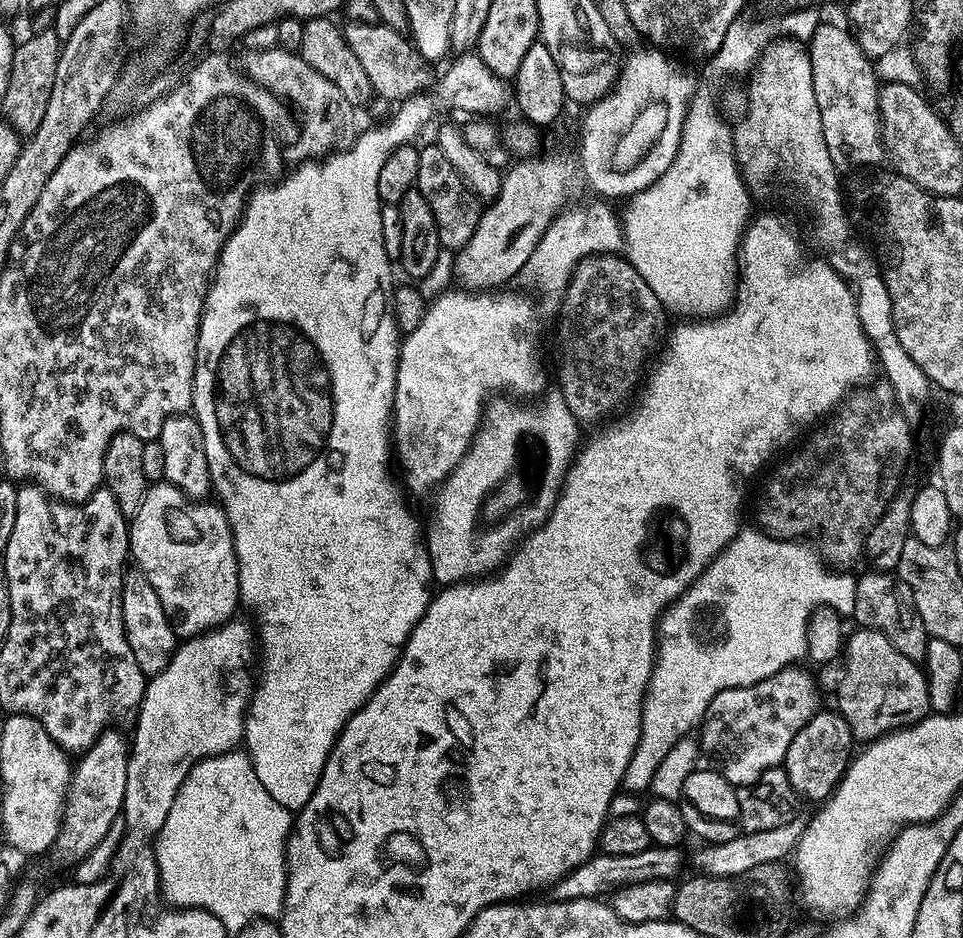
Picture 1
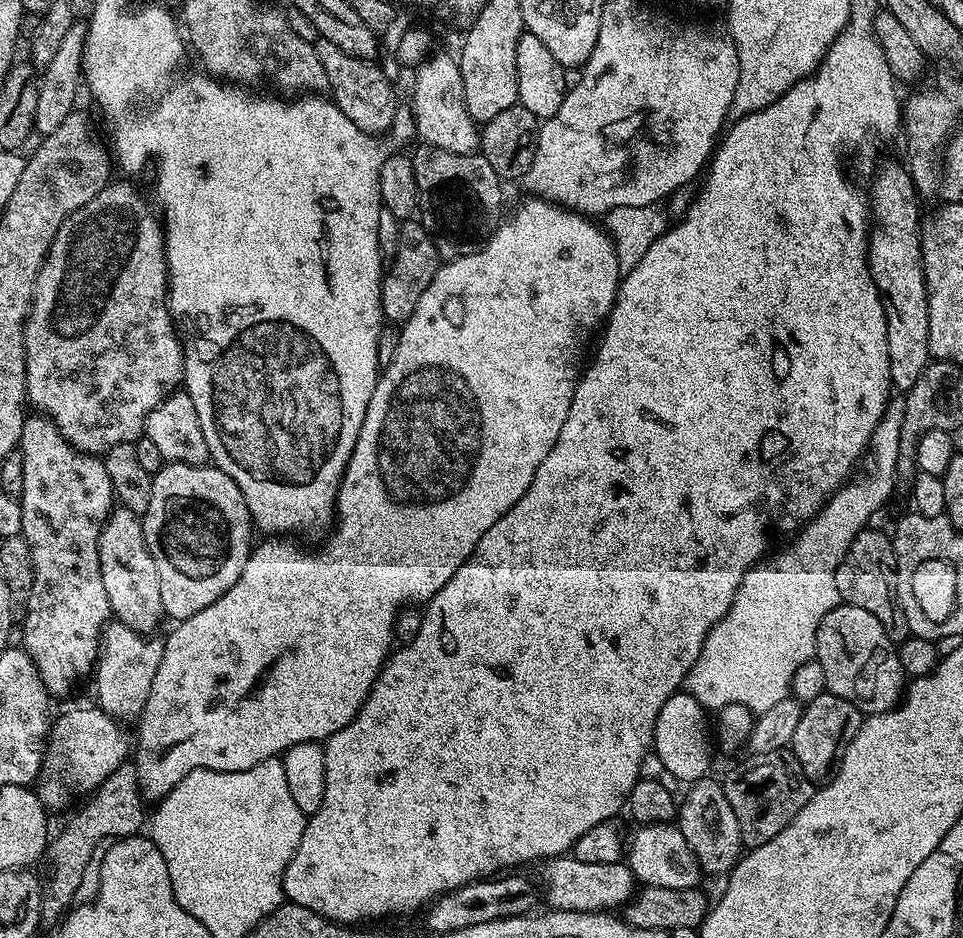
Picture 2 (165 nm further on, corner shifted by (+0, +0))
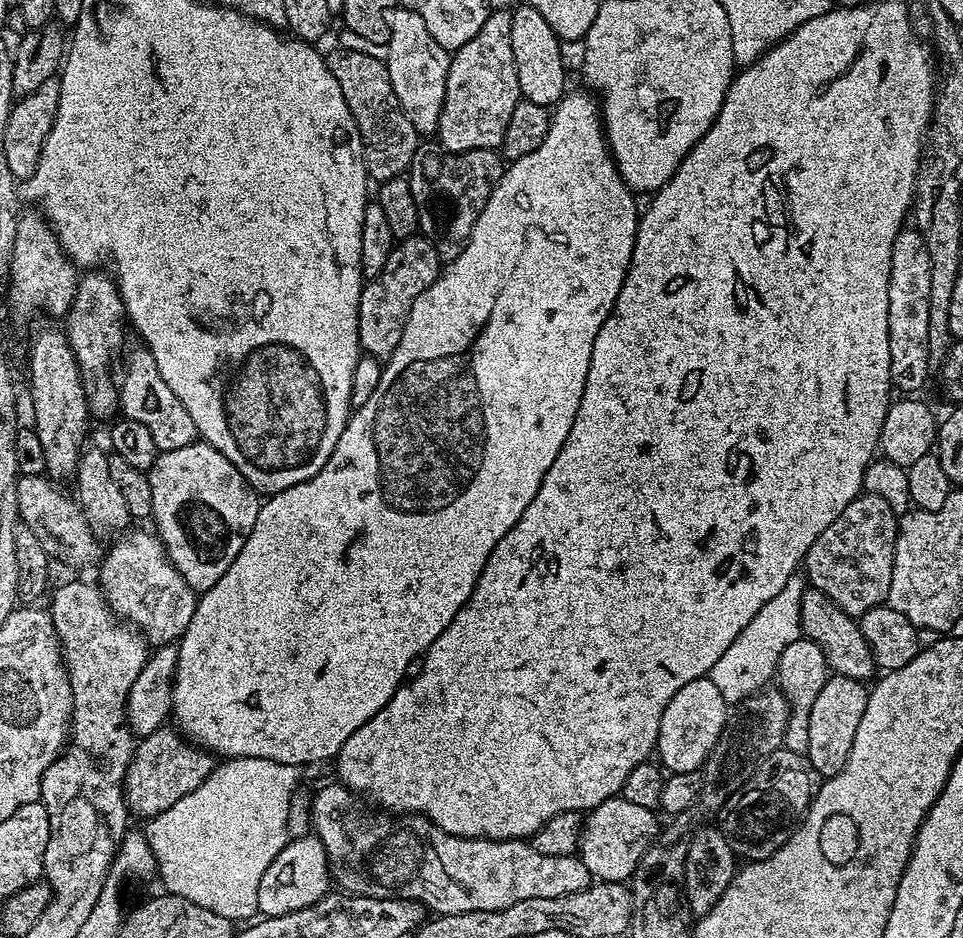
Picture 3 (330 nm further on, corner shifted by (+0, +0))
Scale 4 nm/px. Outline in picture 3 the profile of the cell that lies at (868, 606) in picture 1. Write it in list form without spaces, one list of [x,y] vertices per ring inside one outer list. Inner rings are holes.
[[[856,496],[804,555],[803,571],[811,587],[833,600],[847,616],[862,617],[872,607],[883,605],[890,594],[892,559],[896,549],[898,515],[882,497]]]

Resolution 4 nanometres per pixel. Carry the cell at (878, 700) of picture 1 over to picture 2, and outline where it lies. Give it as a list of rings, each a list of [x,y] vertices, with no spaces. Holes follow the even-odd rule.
[[[841,602],[822,618],[814,660],[821,664],[825,674],[823,687],[838,698],[846,698],[861,714],[876,716],[879,712],[889,712],[906,691],[906,673],[897,645],[882,630],[882,622],[870,610],[862,610],[862,606]]]

